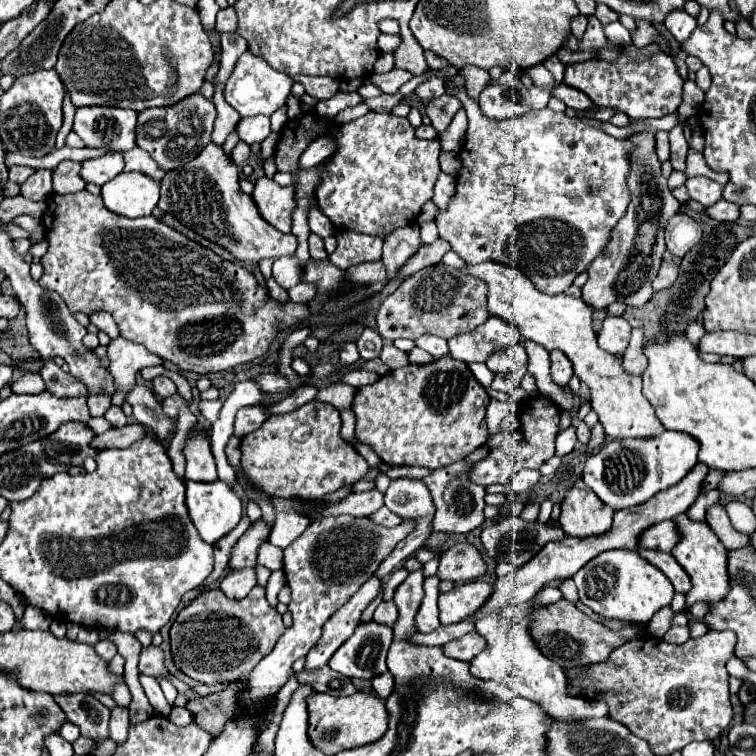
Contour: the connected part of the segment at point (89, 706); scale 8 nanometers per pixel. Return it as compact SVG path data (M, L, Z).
M60 694L56 702L66 712L68 720L76 724L82 736L92 738L94 742L106 740L110 736L110 708L100 704L94 696L88 694Z

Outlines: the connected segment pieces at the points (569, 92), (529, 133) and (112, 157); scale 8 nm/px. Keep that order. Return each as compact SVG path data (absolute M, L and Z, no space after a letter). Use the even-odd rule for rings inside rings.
M566 84L556 86L552 94L554 94L556 98L560 98L568 108L574 108L574 110L582 110L582 112L586 112L586 110L590 110L590 108L594 106L592 100L590 100L584 92L576 90L576 88L572 88L572 86L566 86Z
M444 78L444 84L446 84L446 94L450 96L456 96L466 114L468 114L468 138L466 138L466 144L460 152L460 158L462 158L462 170L458 174L458 180L456 180L456 194L452 196L452 202L448 202L448 210L444 210L444 214L438 214L436 216L436 226L438 226L438 234L442 240L446 240L452 250L466 262L466 264L480 264L480 262L500 262L500 264L506 264L506 266L512 266L520 272L524 272L538 290L546 292L546 294L560 294L564 292L572 282L574 278L588 270L590 262L598 256L604 254L606 246L608 246L608 238L610 238L610 232L612 228L616 226L616 222L624 216L624 210L630 202L630 196L628 196L628 186L626 186L626 178L628 178L628 170L630 170L630 156L632 156L632 142L630 140L618 140L618 138L612 138L608 134L604 134L600 128L590 128L588 124L576 120L576 118L568 118L564 112L552 112L550 108L544 108L536 114L526 114L522 118L516 118L516 120L504 120L504 122L496 122L496 120L488 120L478 102L470 100L466 90L460 90L456 92L452 86L450 86L450 80L452 78Z
M120 152L114 154L106 154L102 158L94 158L94 160L86 160L82 162L82 170L80 170L80 178L86 184L98 184L104 186L108 180L112 180L114 176L118 176L124 168L124 160Z

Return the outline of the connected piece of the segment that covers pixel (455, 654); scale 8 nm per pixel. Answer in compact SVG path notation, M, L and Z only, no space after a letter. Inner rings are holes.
M470 632L458 640L448 642L446 646L442 646L444 654L448 654L448 658L456 658L460 662L470 662L478 652L482 652L486 646L484 638L478 632Z

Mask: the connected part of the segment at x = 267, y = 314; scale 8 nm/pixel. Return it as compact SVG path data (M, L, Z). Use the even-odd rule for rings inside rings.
M86 190L76 194L52 194L50 206L44 214L46 238L50 240L48 252L42 256L44 276L40 284L48 290L56 290L72 314L94 314L98 310L110 312L120 326L126 340L146 346L160 358L174 362L186 372L212 374L248 364L254 358L268 352L278 330L292 326L300 328L310 320L310 308L306 304L278 302L266 288L262 288L254 274L234 262L224 262L212 250L186 238L168 224L154 216L124 218L112 214L100 196Z

